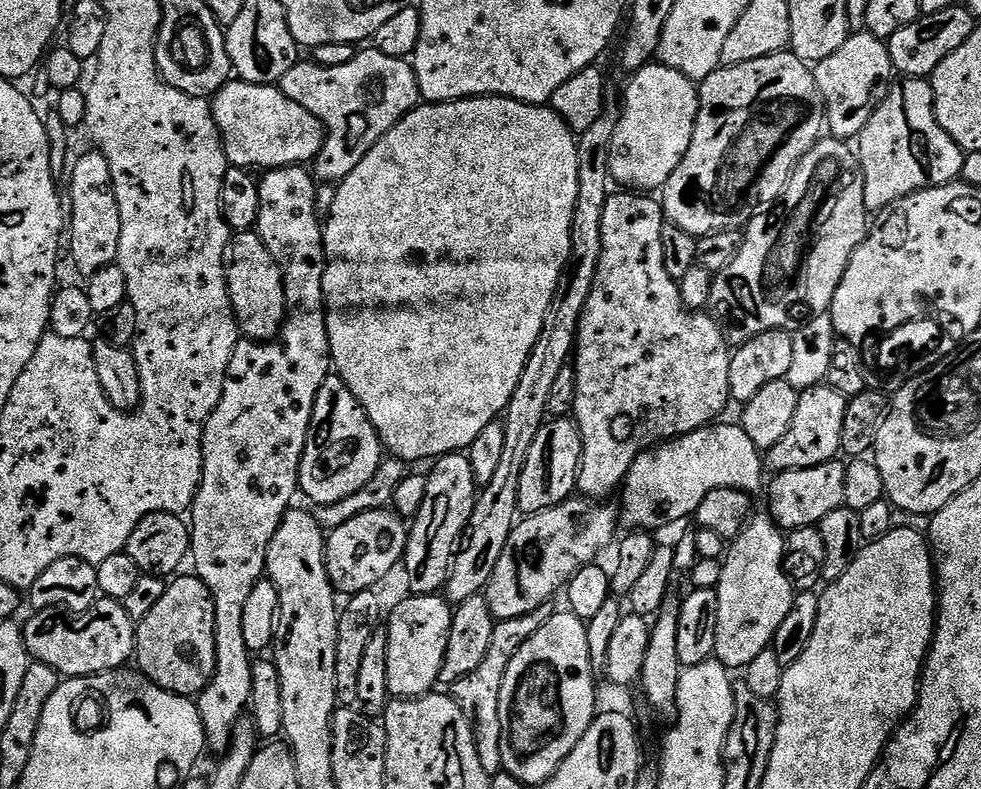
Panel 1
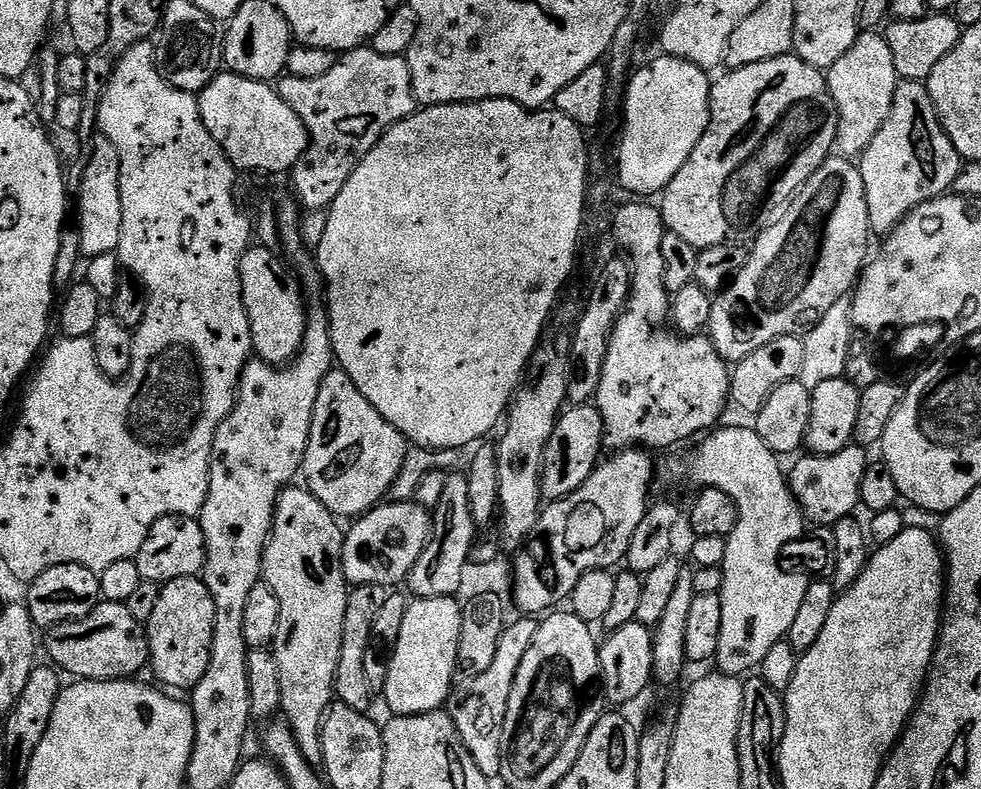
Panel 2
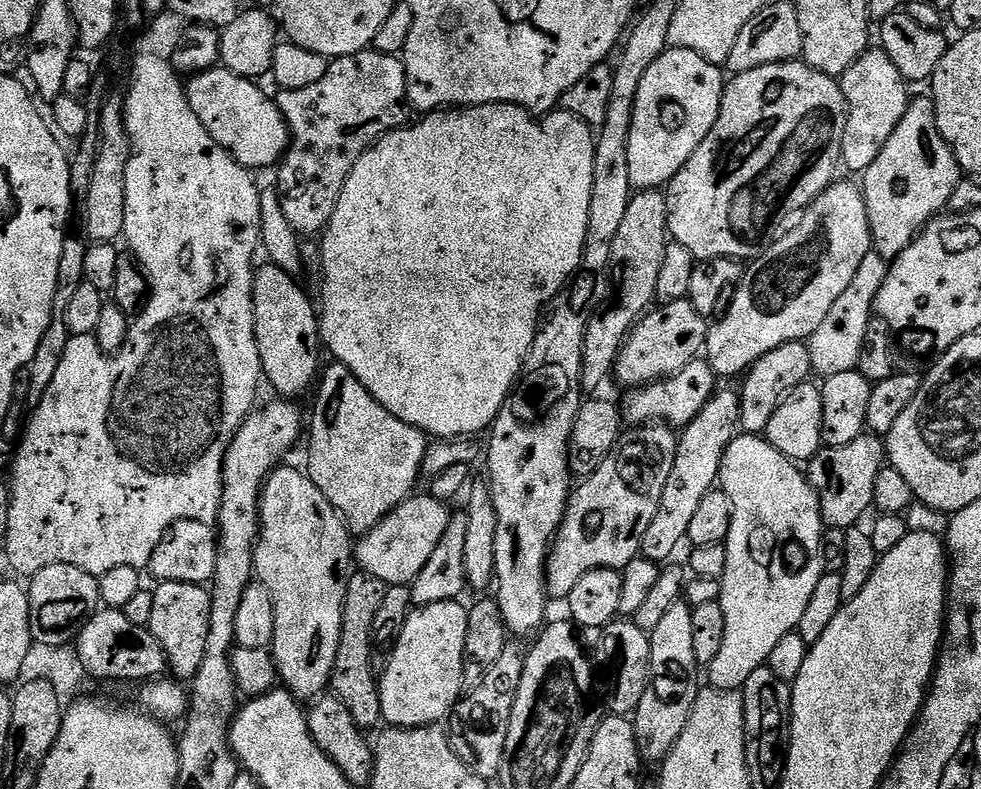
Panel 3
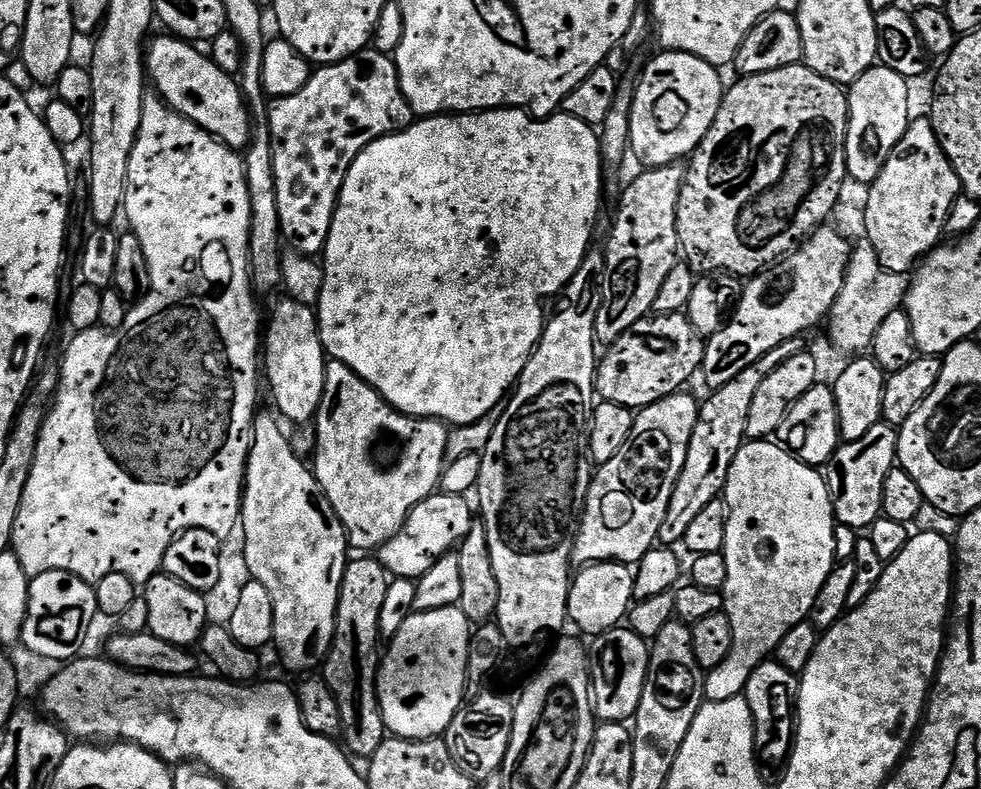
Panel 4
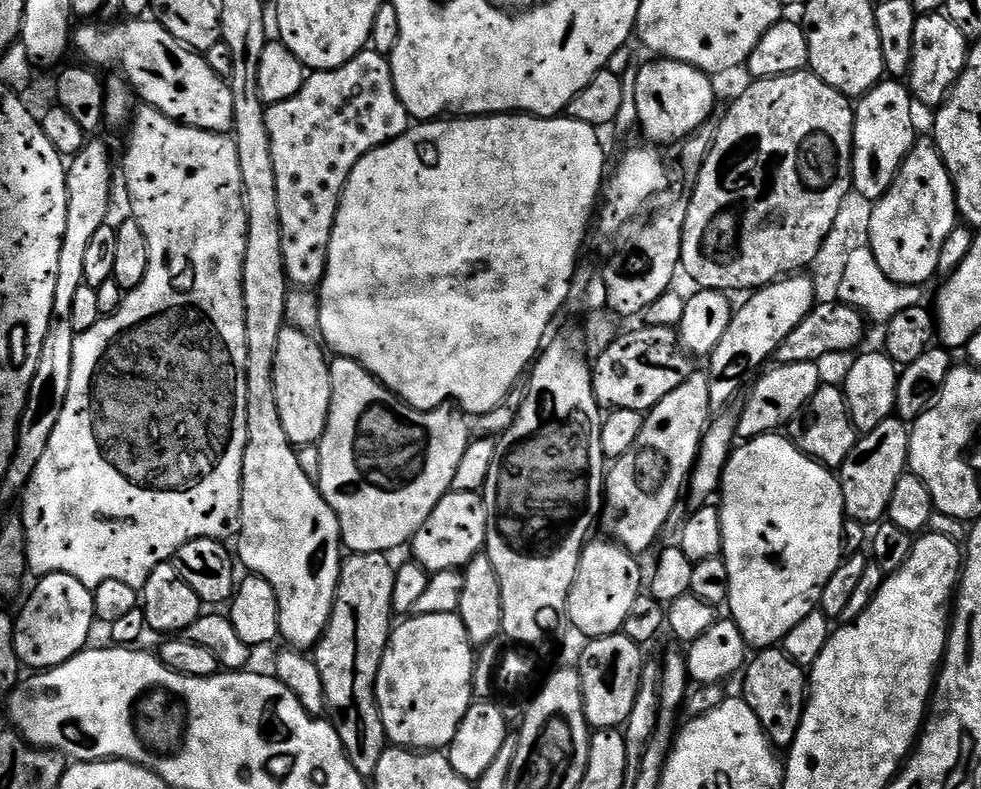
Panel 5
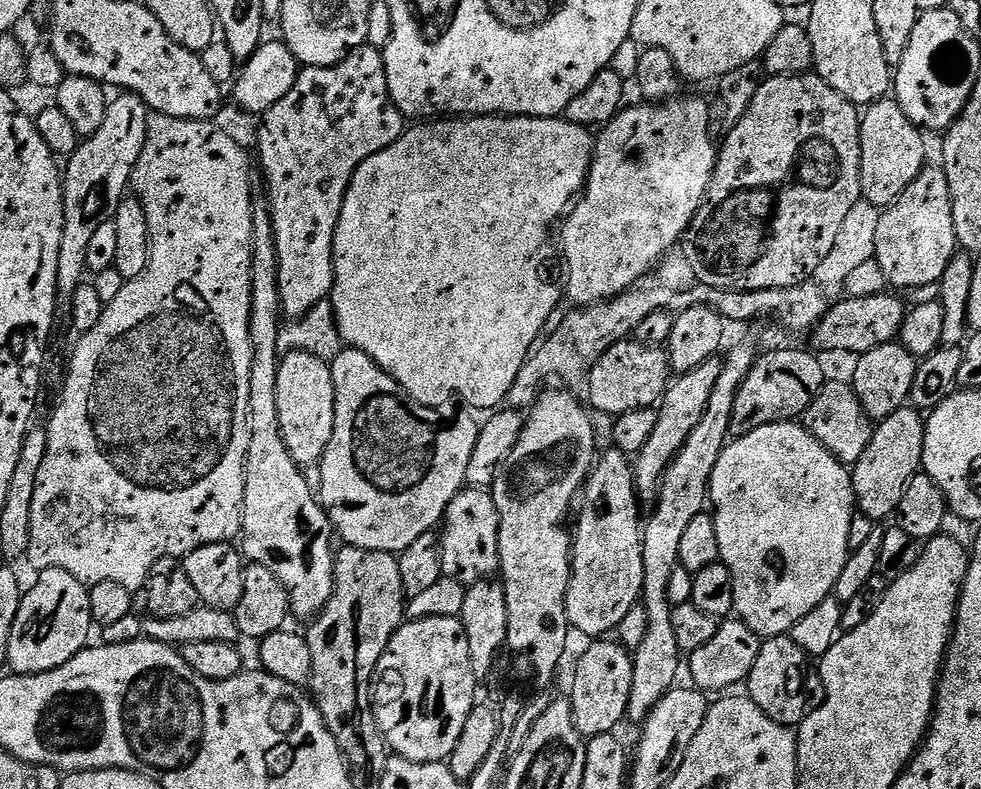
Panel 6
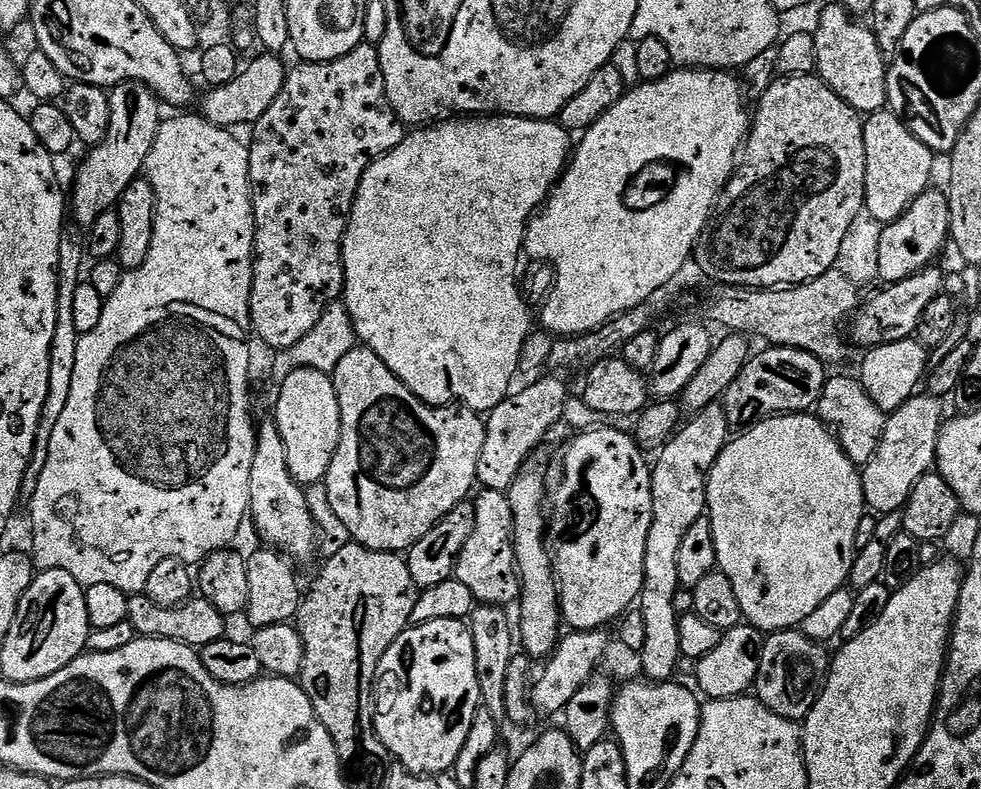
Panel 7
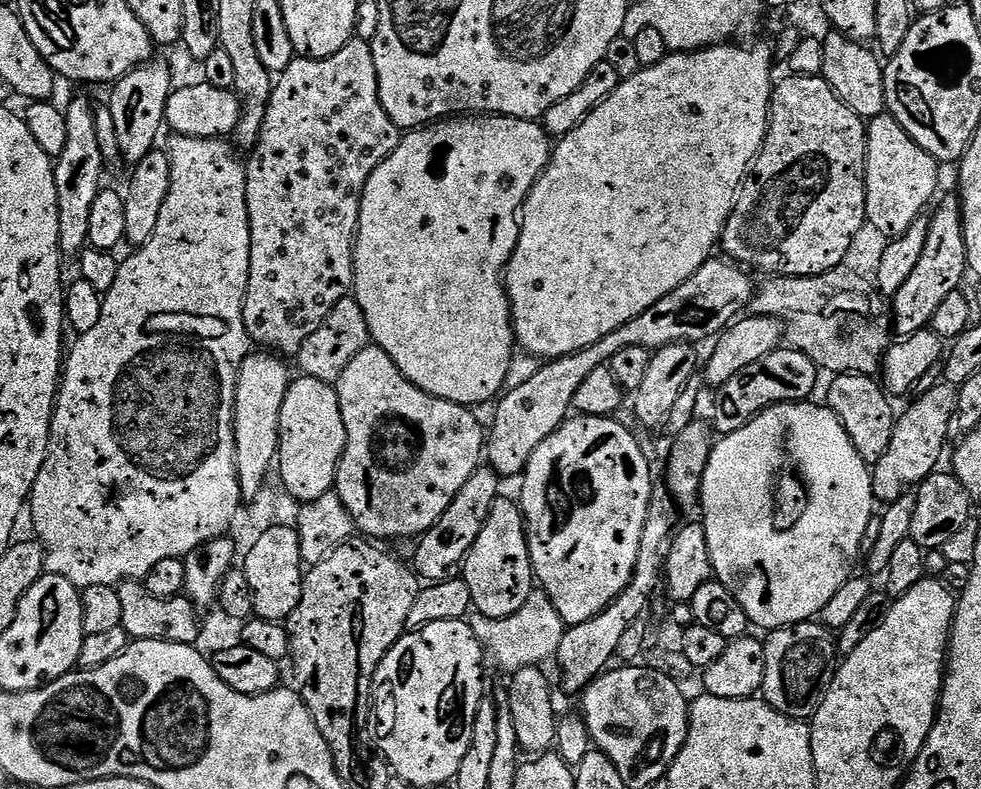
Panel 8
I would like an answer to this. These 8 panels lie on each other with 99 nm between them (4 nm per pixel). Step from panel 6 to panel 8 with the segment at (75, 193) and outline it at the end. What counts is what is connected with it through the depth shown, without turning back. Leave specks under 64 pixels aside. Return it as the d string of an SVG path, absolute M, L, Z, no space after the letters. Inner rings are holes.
M153 58L115 81L112 90L110 107L114 114L114 126L118 129L120 155L125 161L128 159L129 165L137 164L157 147L156 139L160 136L160 127L165 127L168 97L174 91L172 72L159 58Z

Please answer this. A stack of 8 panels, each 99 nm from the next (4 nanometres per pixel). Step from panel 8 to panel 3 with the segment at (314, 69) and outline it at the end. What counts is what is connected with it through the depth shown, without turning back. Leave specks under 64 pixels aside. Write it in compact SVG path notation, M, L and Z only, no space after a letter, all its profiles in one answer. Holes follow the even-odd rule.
M375 50L342 56L329 63L328 73L314 86L281 91L279 95L276 105L290 133L288 150L278 165L282 211L295 233L320 234L328 227L346 178L350 178L362 154L380 137L409 123L404 61Z

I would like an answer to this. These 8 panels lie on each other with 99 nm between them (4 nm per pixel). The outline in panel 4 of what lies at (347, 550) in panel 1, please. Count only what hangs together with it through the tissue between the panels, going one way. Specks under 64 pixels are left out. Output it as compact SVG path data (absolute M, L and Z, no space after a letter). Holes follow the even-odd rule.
M440 490L418 502L418 506L410 510L407 522L378 550L382 567L401 580L419 580L426 570L430 570L430 566L434 566L434 562L438 562L438 558L449 555L466 538L466 534L470 534L474 508L466 501L464 496L452 496Z

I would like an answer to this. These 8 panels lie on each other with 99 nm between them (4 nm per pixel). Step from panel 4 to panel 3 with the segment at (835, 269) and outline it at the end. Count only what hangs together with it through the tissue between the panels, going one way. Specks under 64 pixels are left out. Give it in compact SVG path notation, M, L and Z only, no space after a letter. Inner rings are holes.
M833 182L826 191L818 194L818 198L814 198L814 202L802 214L798 226L794 226L790 234L774 242L774 246L770 246L744 268L744 277L736 285L727 305L728 313L726 308L723 315L715 321L717 324L713 323L708 329L706 363L712 367L717 377L739 377L747 373L758 362L758 358L770 354L770 350L786 342L807 341L825 321L834 302L837 302L853 281L862 258L873 251L872 231L863 191L857 185L855 188L852 184L840 183Z

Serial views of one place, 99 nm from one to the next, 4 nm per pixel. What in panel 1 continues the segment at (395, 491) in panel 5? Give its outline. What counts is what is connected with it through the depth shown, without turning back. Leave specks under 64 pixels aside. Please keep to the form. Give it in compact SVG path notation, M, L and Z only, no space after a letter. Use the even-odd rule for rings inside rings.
M330 374L322 382L322 390L318 390L318 398L314 398L312 421L300 463L299 491L303 495L305 492L316 506L342 502L342 498L350 498L350 494L358 494L358 490L378 474L385 456L380 435L374 430L366 410L362 410L358 398L350 394L346 382Z

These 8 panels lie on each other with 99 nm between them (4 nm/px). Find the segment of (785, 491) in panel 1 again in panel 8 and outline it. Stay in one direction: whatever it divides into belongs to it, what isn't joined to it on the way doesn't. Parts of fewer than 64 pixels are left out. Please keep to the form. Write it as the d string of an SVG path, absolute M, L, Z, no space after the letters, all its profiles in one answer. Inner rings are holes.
M939 382L926 394L916 396L913 404L897 415L890 446L886 446L886 454L882 454L882 458L872 468L872 493L881 505L887 506L902 498L941 467L944 444L949 443L948 431L956 405L956 393L957 389L953 385Z

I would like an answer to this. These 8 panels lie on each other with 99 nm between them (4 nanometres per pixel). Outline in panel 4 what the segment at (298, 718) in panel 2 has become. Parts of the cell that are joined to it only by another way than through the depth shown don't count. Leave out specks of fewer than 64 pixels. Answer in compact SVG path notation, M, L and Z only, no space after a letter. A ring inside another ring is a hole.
M260 414L252 422L252 448L248 451L242 501L244 564L248 567L247 575L270 590L270 598L274 602L274 648L280 651L290 671L308 674L323 665L328 659L328 651L332 649L338 598L350 559L350 545L334 506L330 506L316 480L315 471L300 461L299 454L292 449L291 442L280 429L281 421L272 416Z

